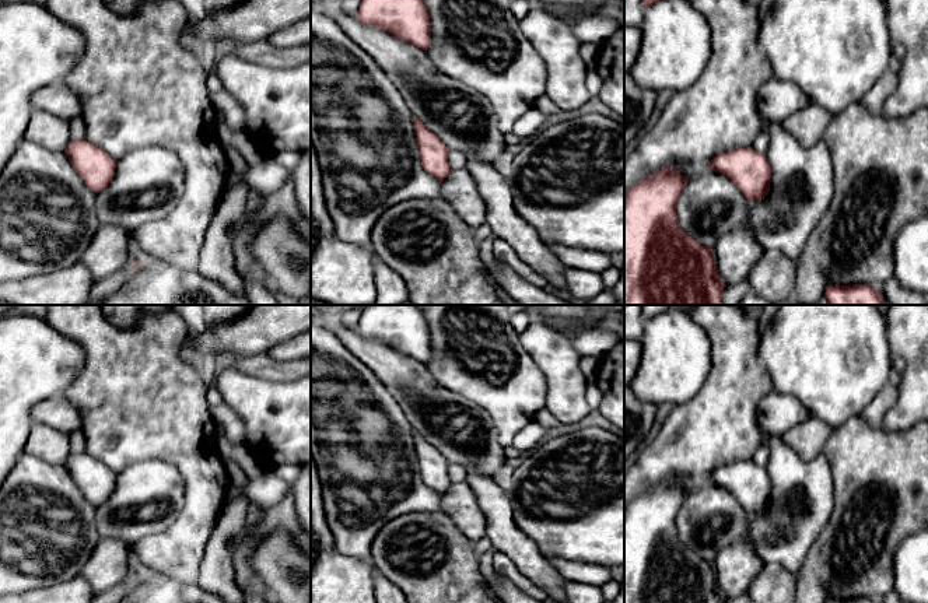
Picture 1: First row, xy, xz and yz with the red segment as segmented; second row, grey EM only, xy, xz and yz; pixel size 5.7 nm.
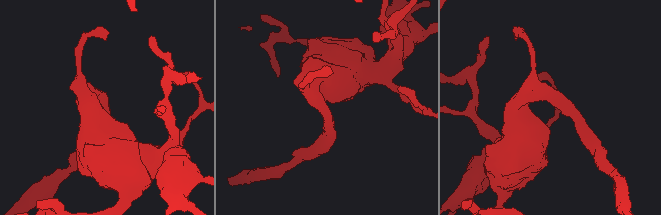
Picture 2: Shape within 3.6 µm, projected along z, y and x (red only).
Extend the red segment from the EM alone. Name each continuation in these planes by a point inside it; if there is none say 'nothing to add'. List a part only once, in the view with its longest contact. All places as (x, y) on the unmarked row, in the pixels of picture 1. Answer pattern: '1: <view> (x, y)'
nothing to add

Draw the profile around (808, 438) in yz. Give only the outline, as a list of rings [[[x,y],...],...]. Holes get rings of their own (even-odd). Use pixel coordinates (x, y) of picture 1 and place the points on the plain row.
[[[815,417],[792,427],[784,435],[782,441],[792,446],[802,460],[812,460],[822,453],[826,441],[834,428]]]

